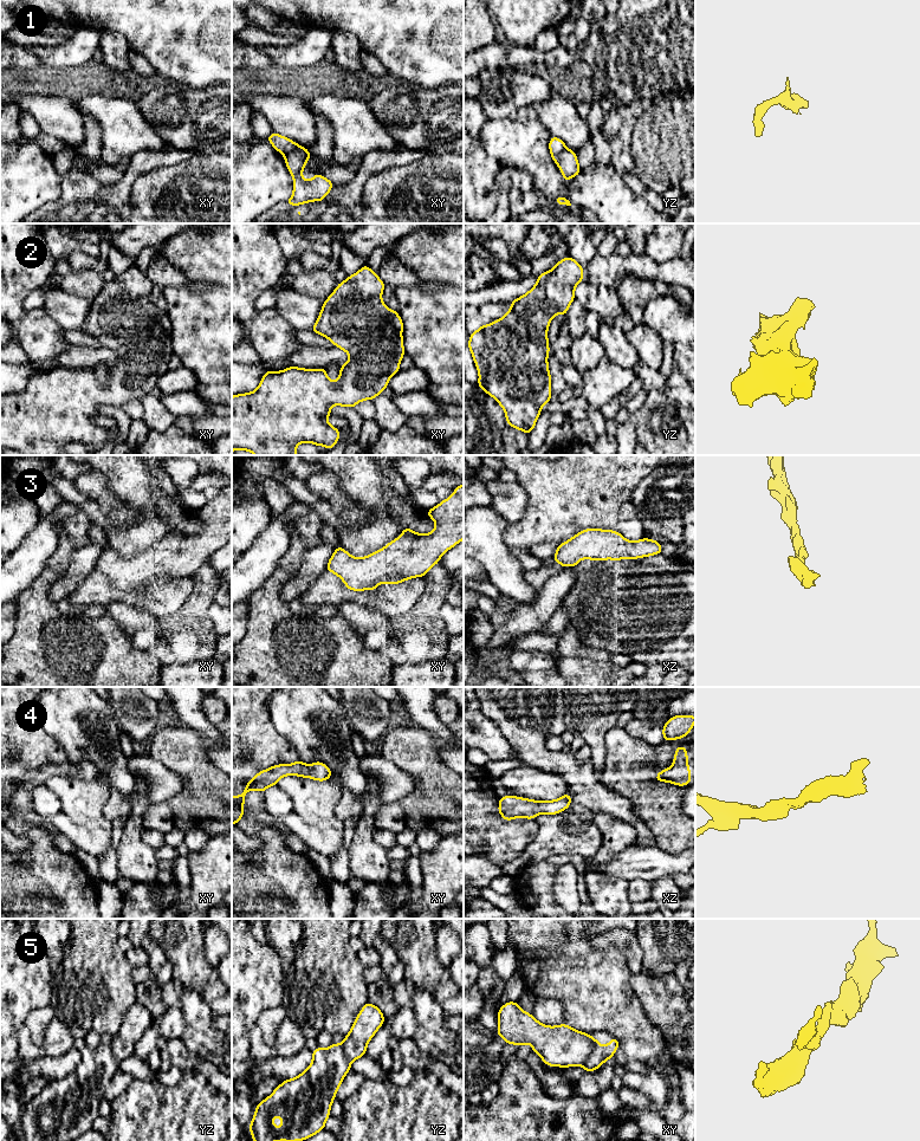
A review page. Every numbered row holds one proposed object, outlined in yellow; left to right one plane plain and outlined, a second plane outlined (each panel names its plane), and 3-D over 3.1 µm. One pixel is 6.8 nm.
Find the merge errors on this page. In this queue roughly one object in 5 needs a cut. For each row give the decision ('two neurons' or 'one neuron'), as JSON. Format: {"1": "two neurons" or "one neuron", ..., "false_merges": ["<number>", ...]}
{"1": "two neurons", "2": "one neuron", "3": "one neuron", "4": "one neuron", "5": "two neurons", "false_merges": ["1", "5"]}

